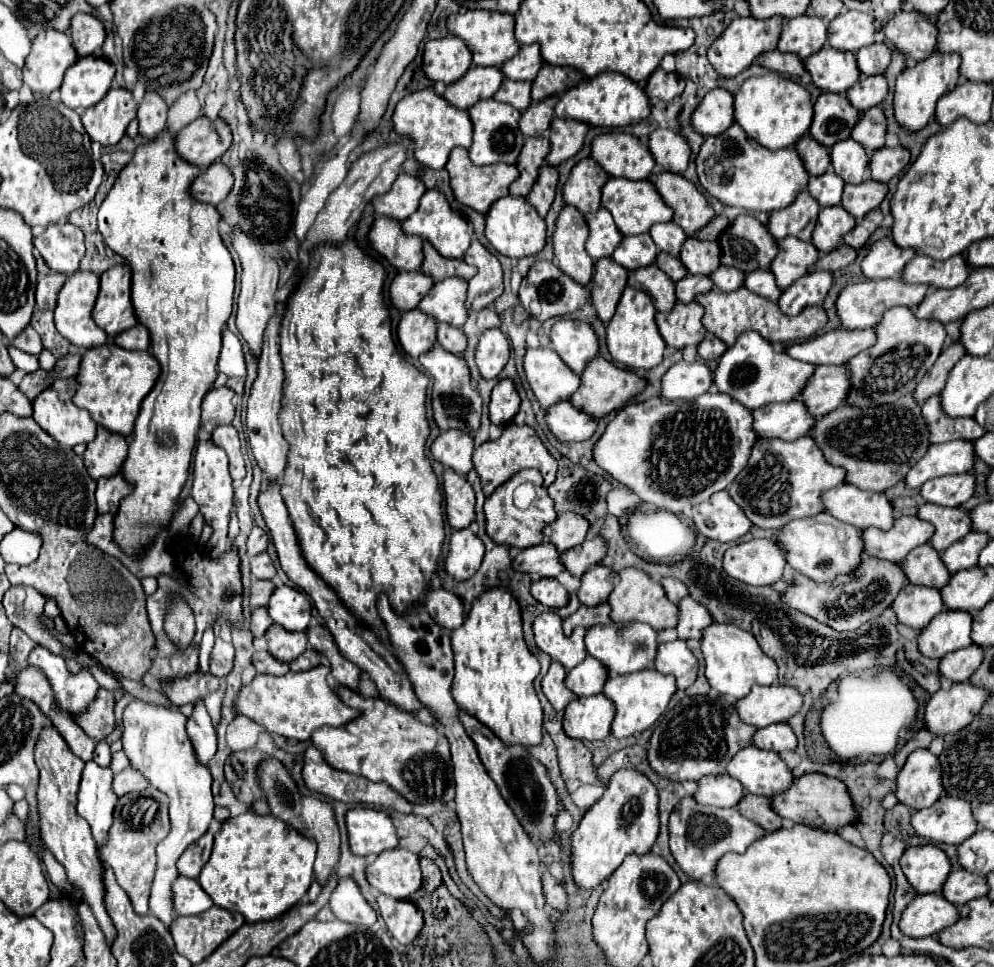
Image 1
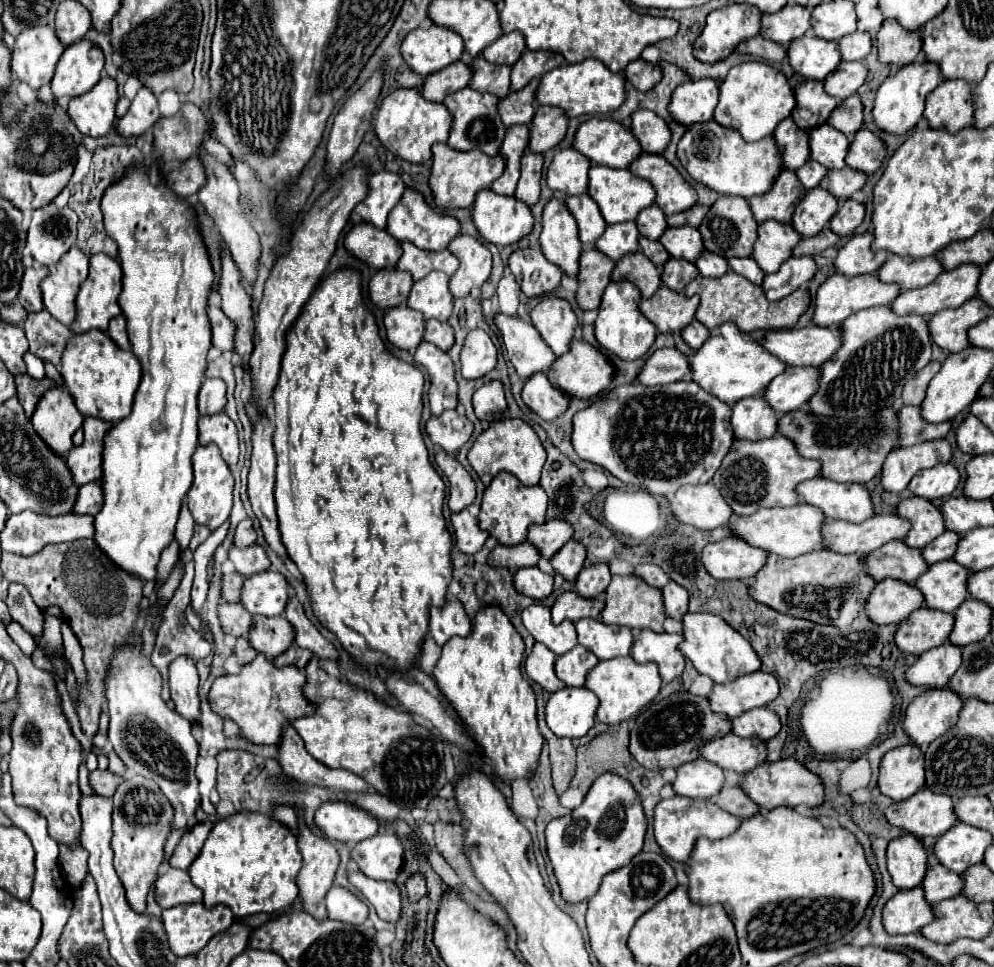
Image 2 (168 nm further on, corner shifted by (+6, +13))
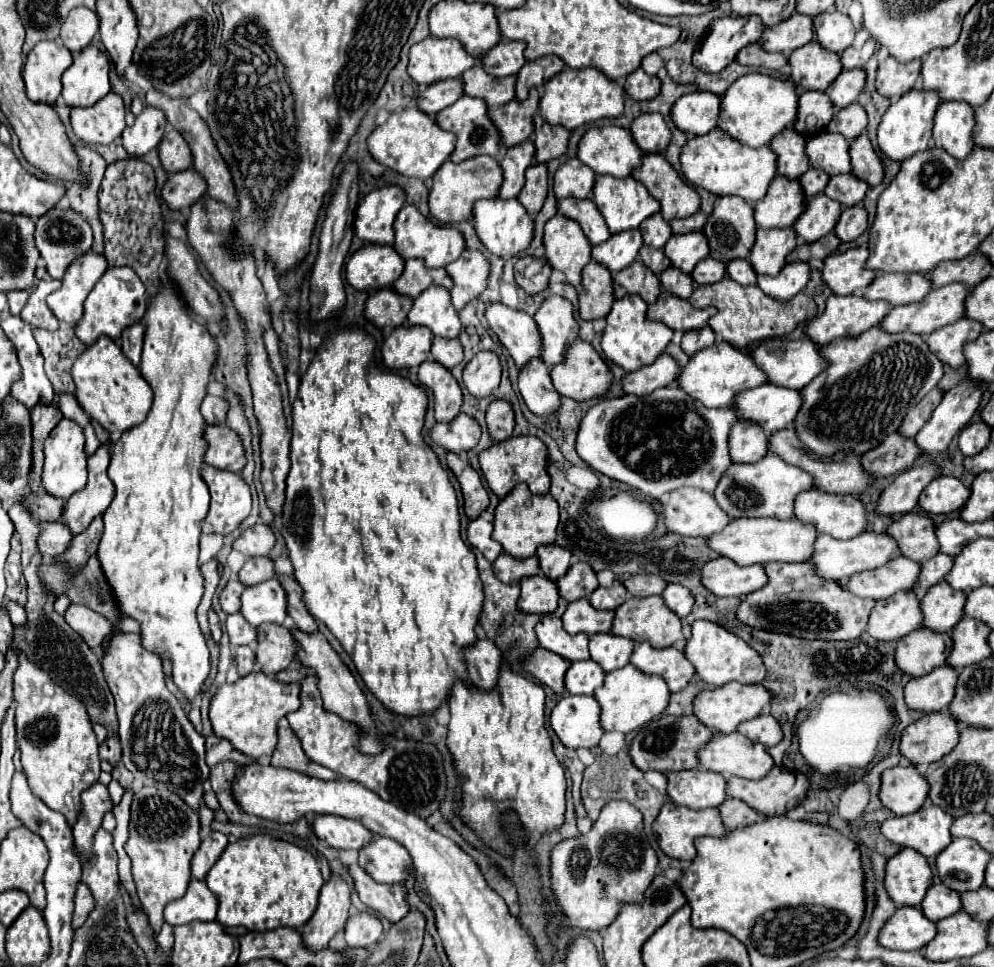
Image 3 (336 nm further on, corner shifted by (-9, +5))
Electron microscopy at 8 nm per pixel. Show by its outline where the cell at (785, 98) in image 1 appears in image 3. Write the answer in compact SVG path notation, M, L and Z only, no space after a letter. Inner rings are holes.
M749 73L737 79L725 91L721 99L721 113L717 127L727 131L733 139L747 143L749 147L763 147L769 145L779 131L793 127L797 111L799 111L799 95L795 91L795 83L781 81L761 73Z

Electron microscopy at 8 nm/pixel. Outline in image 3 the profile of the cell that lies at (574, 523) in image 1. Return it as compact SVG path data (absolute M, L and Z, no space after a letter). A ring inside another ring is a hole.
M557 543L539 547L537 555L539 555L541 571L553 581L557 581L571 565L571 551L567 547L559 547Z

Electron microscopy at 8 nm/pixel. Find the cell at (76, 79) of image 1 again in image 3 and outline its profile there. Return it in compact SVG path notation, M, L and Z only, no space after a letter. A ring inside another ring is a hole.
M85 47L63 73L63 99L71 107L91 107L109 91L109 57L97 47Z

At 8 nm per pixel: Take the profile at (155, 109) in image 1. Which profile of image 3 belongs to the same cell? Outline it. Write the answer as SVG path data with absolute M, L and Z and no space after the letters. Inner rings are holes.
M145 105L141 115L135 119L135 123L131 127L125 127L123 147L133 157L141 157L149 153L159 145L165 133L165 125L167 125L167 117L163 115L163 111Z

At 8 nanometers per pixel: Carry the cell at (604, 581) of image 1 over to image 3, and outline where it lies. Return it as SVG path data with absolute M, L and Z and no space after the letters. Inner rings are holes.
M615 579L611 587L595 589L595 593L591 593L591 597L589 597L589 603L595 609L615 611L625 599L627 599L627 589L625 589L625 585L619 579Z

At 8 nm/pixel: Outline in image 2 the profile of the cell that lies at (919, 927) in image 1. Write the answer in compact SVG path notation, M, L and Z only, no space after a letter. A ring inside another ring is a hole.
M920 887L898 891L882 911L882 925L888 935L918 933L932 921L932 907L924 899Z

